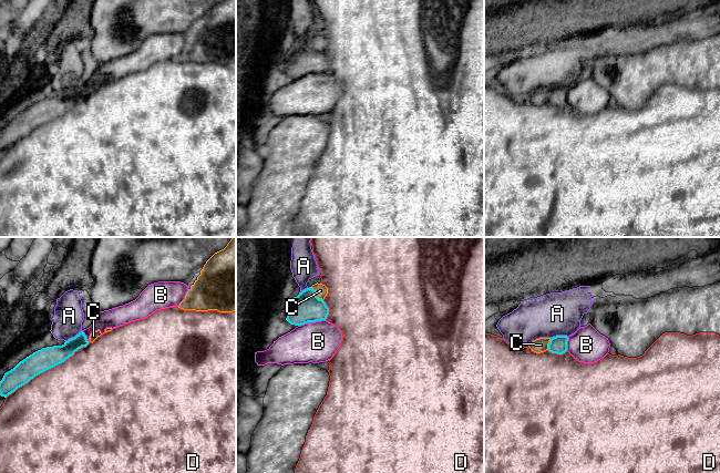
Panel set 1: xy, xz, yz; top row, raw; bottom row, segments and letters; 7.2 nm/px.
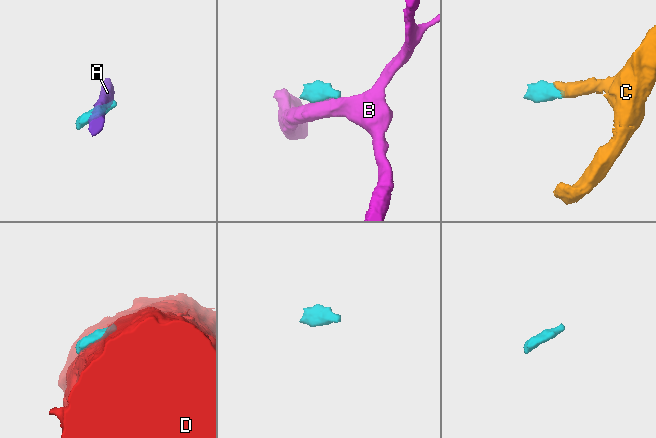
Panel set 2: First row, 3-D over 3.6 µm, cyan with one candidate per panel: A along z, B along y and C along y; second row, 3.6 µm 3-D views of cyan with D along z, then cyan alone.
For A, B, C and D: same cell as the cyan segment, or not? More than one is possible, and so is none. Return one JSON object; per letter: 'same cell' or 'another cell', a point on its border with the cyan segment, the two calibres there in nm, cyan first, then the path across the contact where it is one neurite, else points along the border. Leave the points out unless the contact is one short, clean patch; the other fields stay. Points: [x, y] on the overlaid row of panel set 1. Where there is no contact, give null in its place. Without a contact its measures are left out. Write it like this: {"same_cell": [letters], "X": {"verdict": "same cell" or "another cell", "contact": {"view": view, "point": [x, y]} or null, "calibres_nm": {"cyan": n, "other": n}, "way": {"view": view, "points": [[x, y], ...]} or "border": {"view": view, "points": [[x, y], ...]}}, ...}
{"same_cell": ["C"], "A": {"verdict": "another cell", "contact": {"view": "yz", "point": [558, 336]}, "calibres_nm": {"cyan": 130, "other": 320}, "border": {"view": "yz", "points": [[567, 336], [553, 336], [551, 338]]}}, "B": {"verdict": "another cell", "contact": {"view": "xz", "point": [311, 321]}, "calibres_nm": {"cyan": 220, "other": 300}}, "C": {"verdict": "same cell", "contact": {"view": "xz", "point": [314, 294]}, "calibres_nm": {"cyan": 220, "other": 100}, "way": {"view": "xz", "points": [[306, 307], [314, 294], [320, 290]]}}, "D": {"verdict": "another cell", "contact": {"view": "xy", "point": [43, 371]}, "calibres_nm": {"cyan": 160, "other": 500}}}

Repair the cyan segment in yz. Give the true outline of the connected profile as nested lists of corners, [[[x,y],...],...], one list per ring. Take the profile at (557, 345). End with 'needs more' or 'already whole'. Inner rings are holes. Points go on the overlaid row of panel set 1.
[[[556,336],[553,338],[539,338],[533,341],[528,347],[536,353],[548,350],[552,353],[563,354],[567,351],[567,336]]]; needs more

